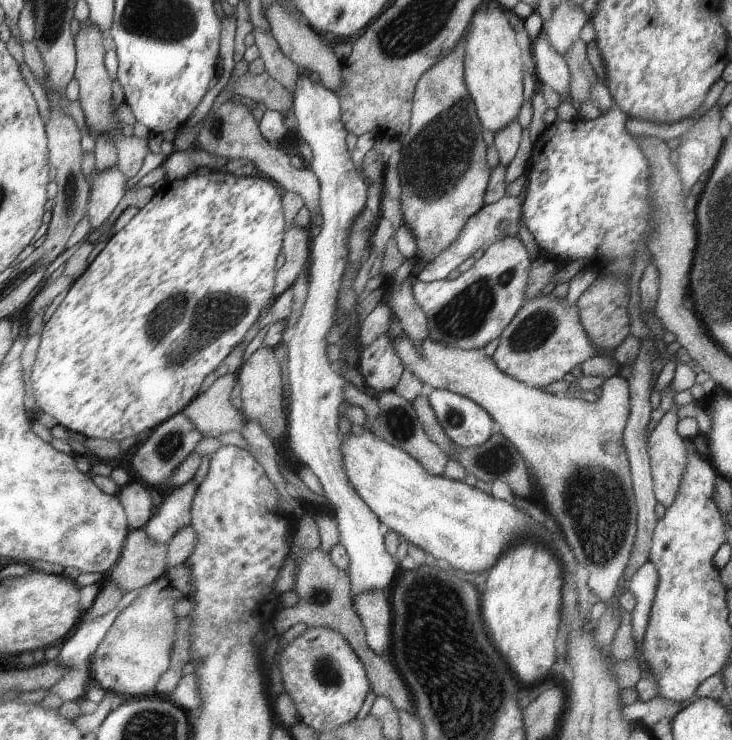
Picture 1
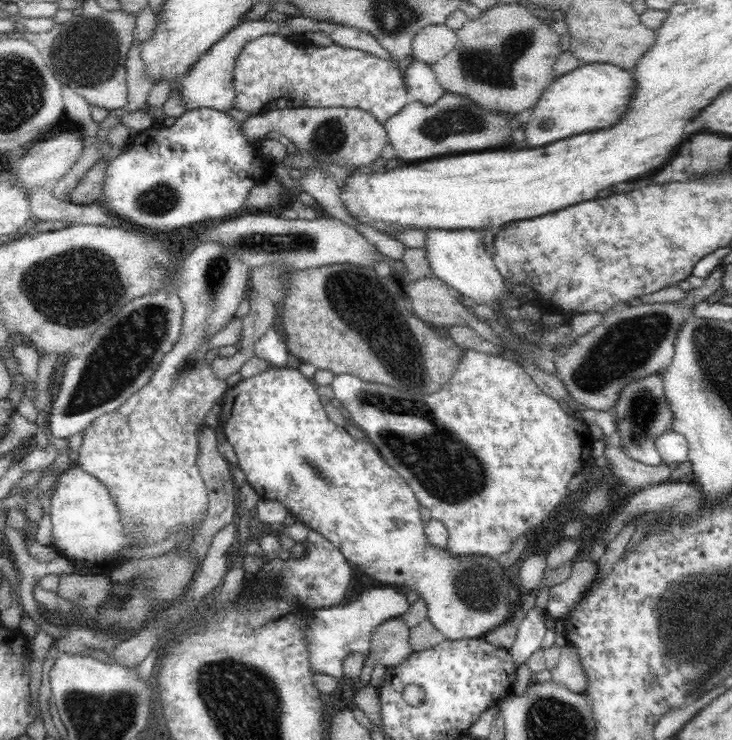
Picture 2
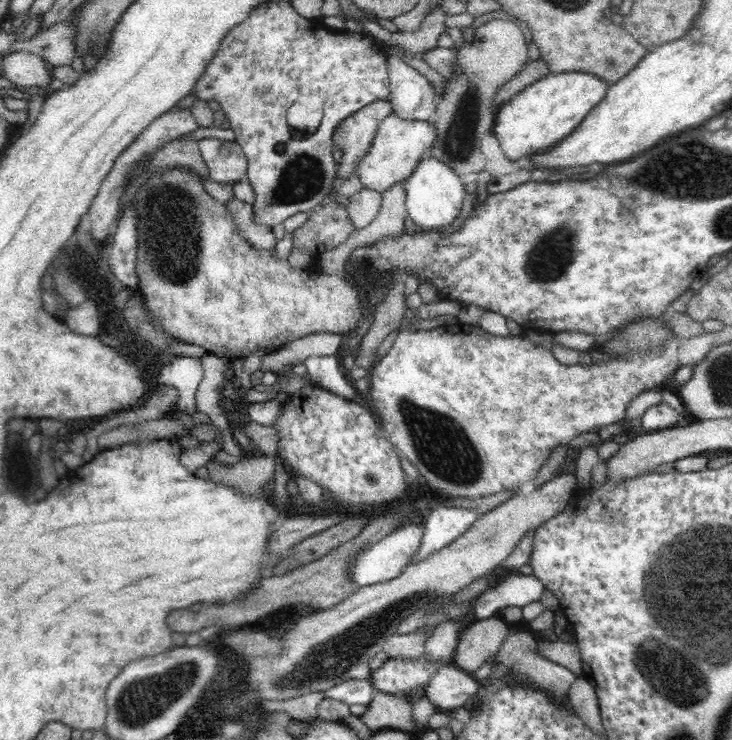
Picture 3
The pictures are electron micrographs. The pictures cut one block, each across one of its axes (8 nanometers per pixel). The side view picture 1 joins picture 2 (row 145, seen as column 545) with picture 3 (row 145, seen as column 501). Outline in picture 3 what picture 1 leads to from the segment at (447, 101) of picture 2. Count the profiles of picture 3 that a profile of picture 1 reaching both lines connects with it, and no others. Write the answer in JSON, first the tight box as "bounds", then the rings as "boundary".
{"bounds":[357,113,437,192],"boundary":[[[391,113],[379,126],[369,154],[358,163],[357,173],[364,188],[386,192],[396,182],[408,179],[424,158],[426,150],[435,148],[437,133],[434,121],[405,120]]]}

